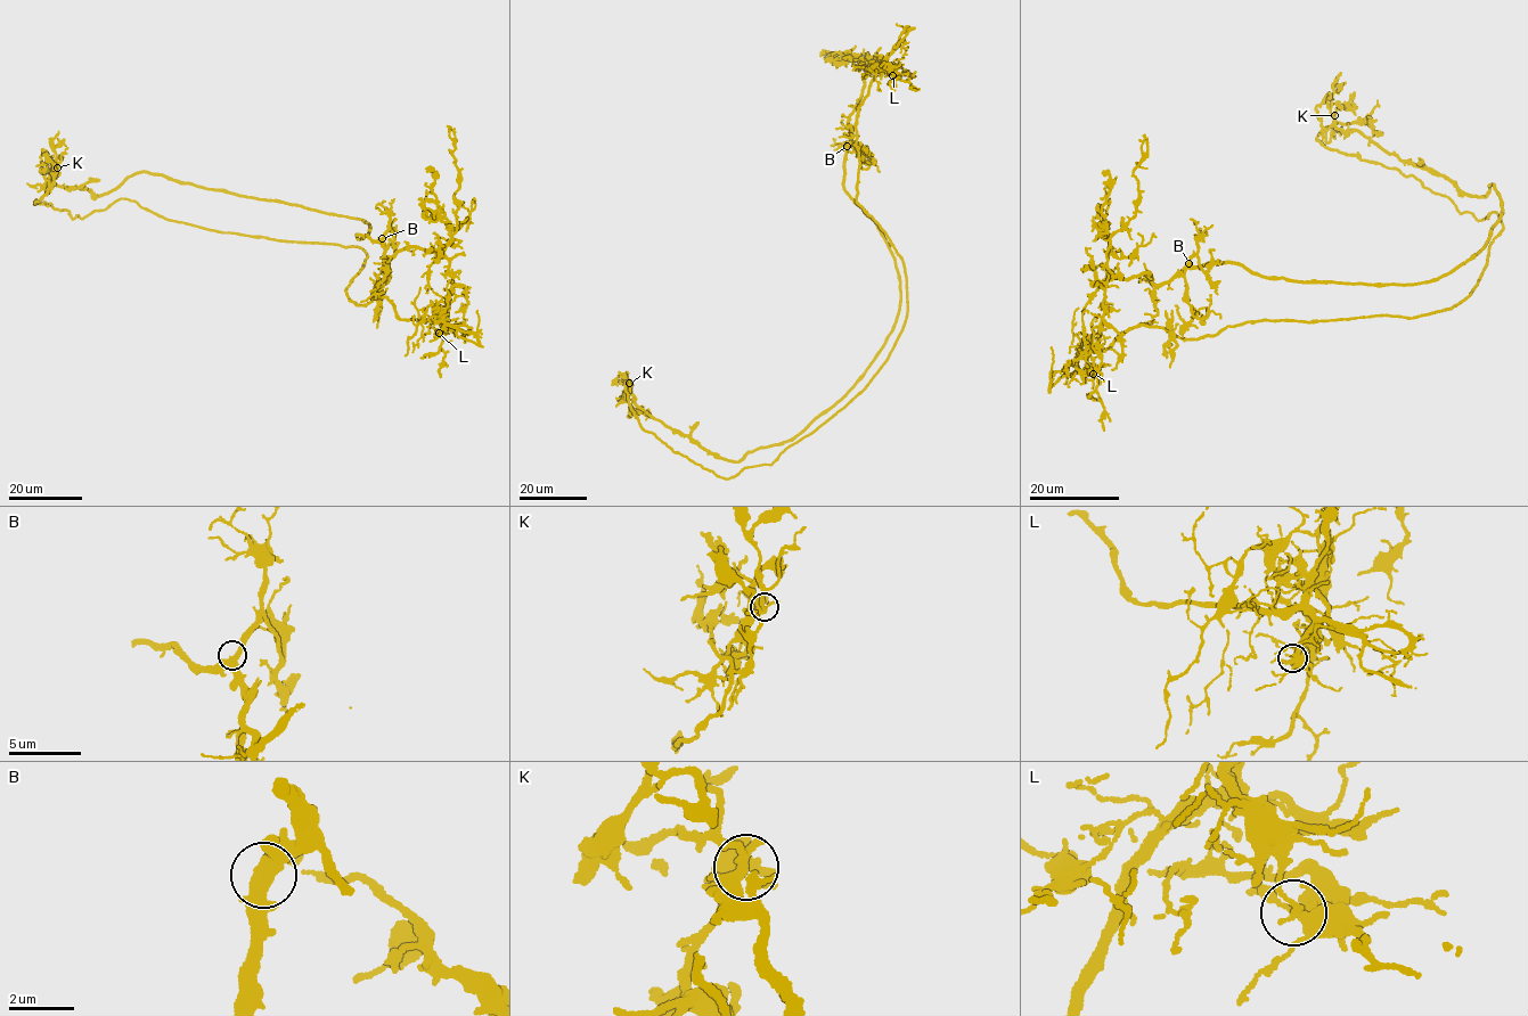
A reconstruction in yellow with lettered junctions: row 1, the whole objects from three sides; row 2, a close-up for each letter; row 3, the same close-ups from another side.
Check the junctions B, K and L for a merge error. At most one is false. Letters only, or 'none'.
L

